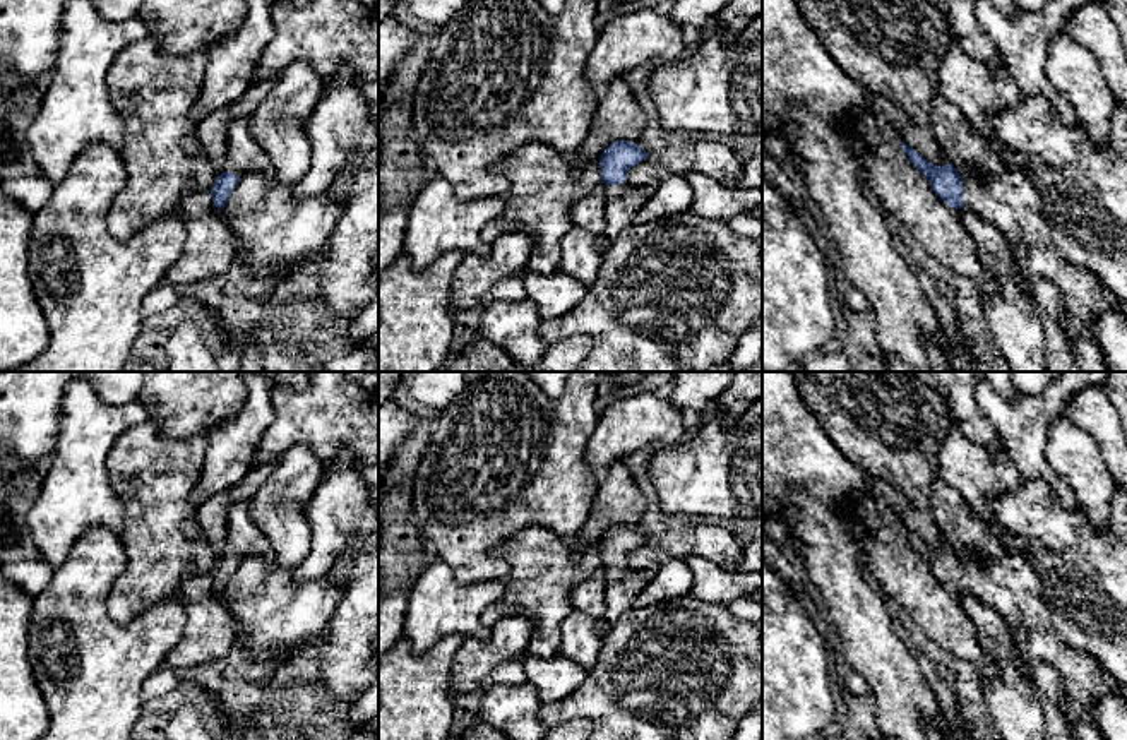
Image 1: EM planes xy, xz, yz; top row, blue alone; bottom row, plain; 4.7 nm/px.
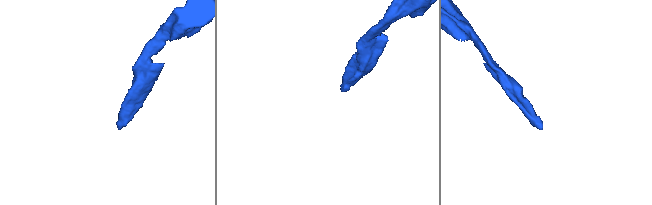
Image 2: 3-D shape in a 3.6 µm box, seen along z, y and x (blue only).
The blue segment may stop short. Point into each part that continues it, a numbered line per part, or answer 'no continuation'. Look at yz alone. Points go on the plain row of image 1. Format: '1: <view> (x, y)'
1: yz (1009, 584)

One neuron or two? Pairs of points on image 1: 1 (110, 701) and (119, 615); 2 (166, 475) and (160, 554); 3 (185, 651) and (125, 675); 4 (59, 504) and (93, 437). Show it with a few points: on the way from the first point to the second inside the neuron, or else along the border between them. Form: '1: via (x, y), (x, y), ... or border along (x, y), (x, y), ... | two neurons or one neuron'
1: border along (105, 598), (105, 608), (120, 624), (153, 605) | two neurons
2: via (160, 494), (160, 535) | one neuron
3: border along (184, 624), (184, 634), (163, 662) | two neurons
4: via (76, 487), (81, 454) | one neuron

